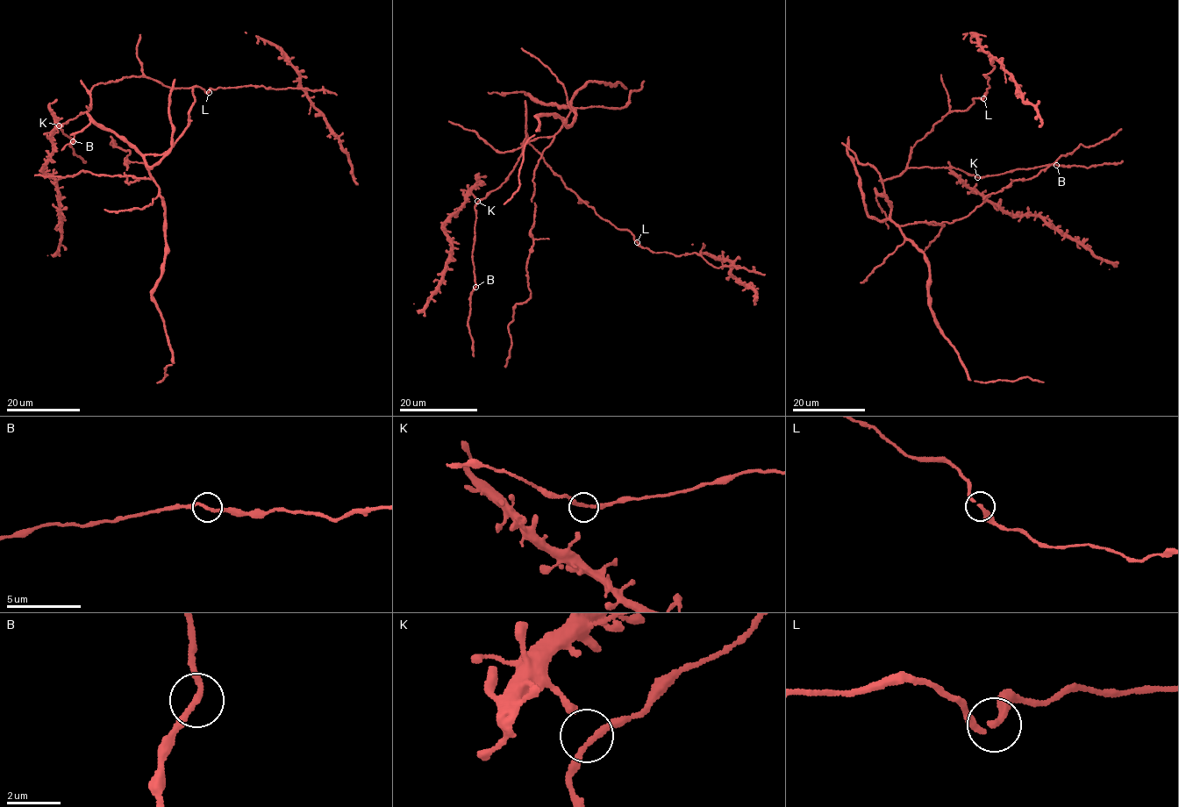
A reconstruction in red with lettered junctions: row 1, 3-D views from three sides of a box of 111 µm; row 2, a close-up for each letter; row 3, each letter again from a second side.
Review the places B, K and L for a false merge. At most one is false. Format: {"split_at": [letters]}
{"split_at": []}

